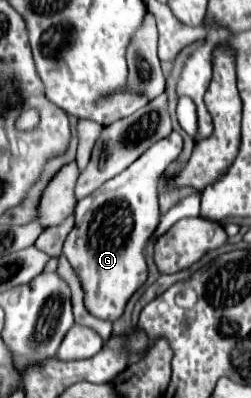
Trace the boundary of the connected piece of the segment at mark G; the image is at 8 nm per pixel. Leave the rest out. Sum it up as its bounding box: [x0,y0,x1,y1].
[62,131,182,321]

